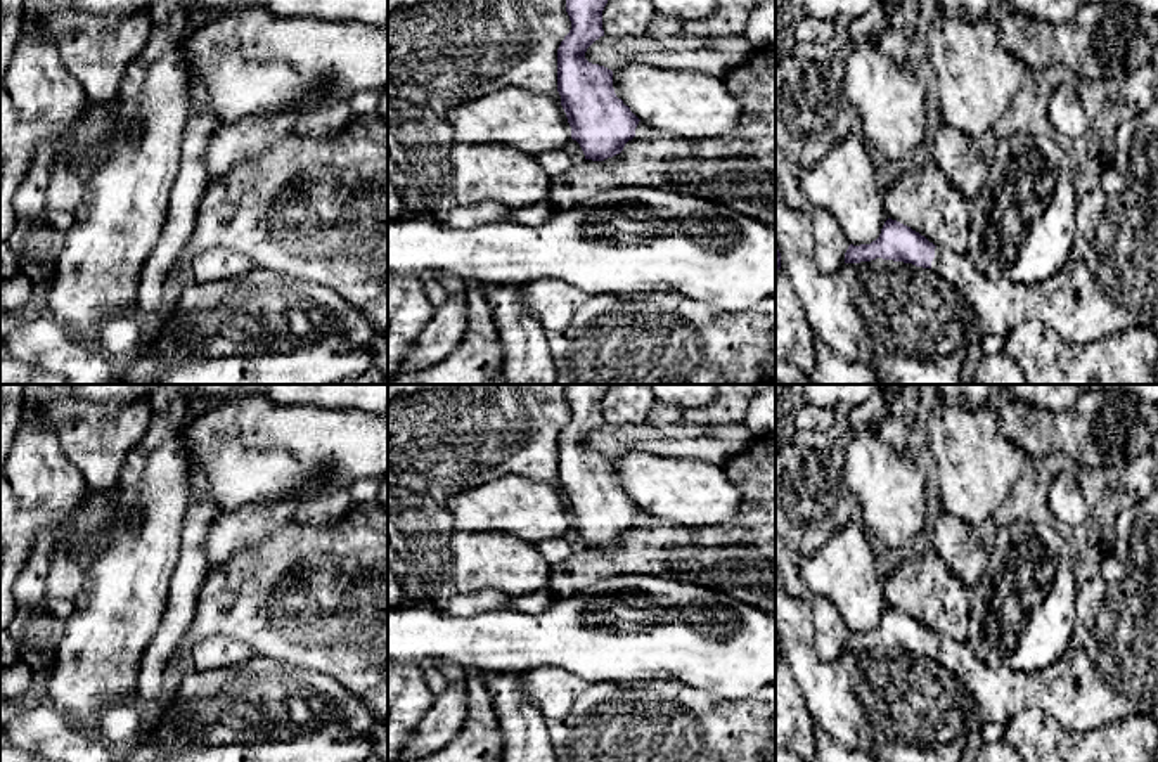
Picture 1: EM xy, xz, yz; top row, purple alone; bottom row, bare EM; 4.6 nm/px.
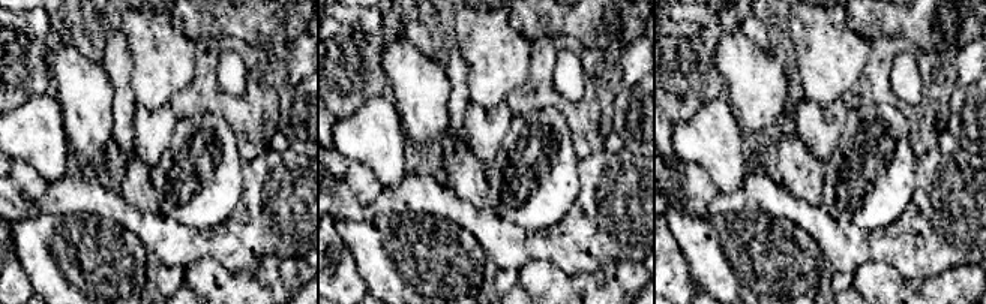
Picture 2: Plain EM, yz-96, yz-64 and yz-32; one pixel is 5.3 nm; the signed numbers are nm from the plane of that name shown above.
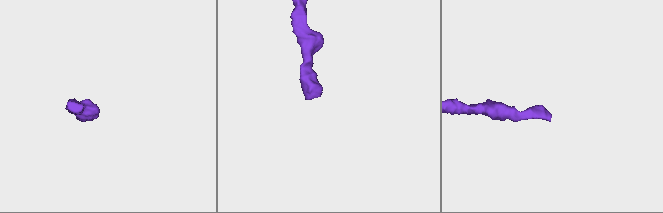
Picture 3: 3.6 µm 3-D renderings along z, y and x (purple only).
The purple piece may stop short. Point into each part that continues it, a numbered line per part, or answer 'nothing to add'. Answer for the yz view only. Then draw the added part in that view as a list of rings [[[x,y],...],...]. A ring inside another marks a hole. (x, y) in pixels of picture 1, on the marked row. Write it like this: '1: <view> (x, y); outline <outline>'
1: yz (1108, 283); outline [[[1101,187],[1080,197],[1077,234],[1065,265],[1037,284],[990,279],[966,255],[935,248],[931,272],[954,284],[976,315],[981,334],[1007,336],[1026,320],[1042,320],[1066,343],[1085,345],[1158,319],[1158,201],[1132,190],[1110,196]]]

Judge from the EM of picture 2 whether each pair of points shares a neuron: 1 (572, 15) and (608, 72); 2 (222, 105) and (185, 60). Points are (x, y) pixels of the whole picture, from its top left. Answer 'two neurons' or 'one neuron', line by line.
1: two neurons
2: two neurons

